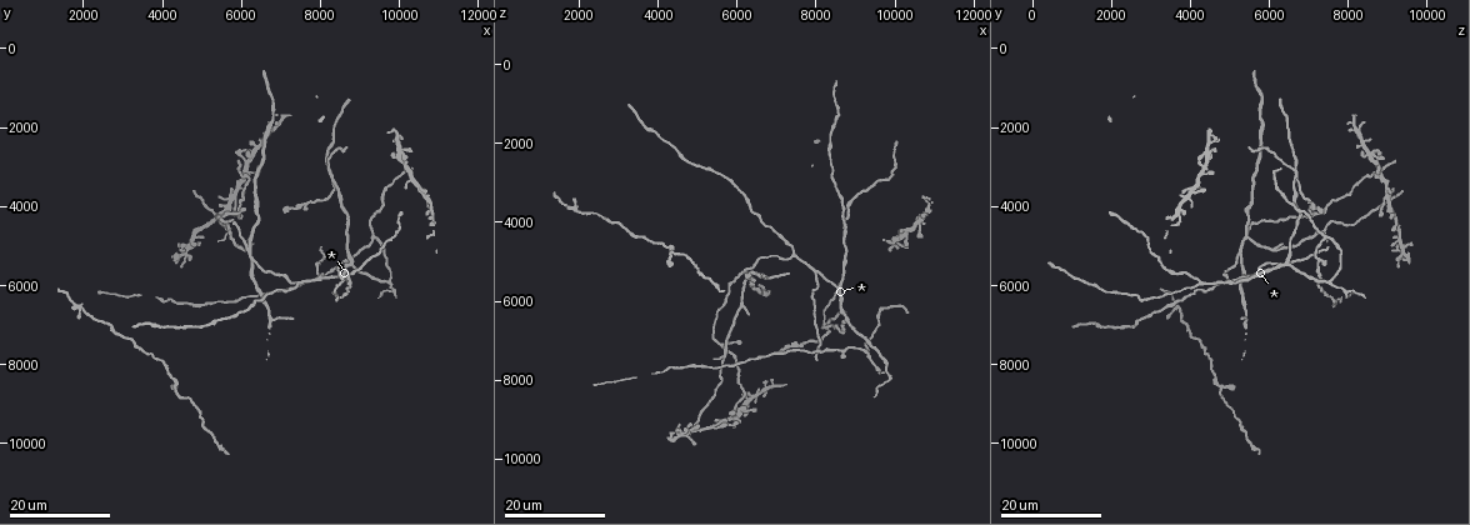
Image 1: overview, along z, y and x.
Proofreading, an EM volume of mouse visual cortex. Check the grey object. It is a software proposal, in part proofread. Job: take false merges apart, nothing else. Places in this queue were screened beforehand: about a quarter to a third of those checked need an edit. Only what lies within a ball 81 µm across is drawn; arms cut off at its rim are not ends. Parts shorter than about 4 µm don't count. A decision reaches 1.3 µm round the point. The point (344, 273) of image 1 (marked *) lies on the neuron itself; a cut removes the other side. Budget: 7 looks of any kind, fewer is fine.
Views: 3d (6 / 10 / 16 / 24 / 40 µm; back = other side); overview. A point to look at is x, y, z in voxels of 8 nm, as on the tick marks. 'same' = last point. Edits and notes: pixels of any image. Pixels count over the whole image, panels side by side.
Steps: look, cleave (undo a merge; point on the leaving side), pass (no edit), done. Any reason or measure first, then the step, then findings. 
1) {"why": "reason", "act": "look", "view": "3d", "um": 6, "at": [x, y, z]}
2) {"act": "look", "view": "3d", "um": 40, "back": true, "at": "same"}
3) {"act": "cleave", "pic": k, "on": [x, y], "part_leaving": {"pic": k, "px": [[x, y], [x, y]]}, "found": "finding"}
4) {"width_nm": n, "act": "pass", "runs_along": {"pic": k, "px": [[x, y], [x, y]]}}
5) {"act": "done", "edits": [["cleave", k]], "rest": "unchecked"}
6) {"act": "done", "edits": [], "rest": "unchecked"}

{"why": "three arms meet", "act": "look", "view": "3d", "um": 16, "at": [7950, 5750, 5250]}

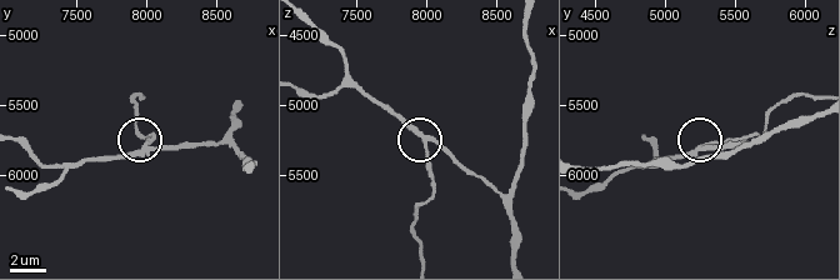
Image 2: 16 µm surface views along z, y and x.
{"act": "look", "view": "3d", "um": 6, "at": [7980, 5840, 5220]}

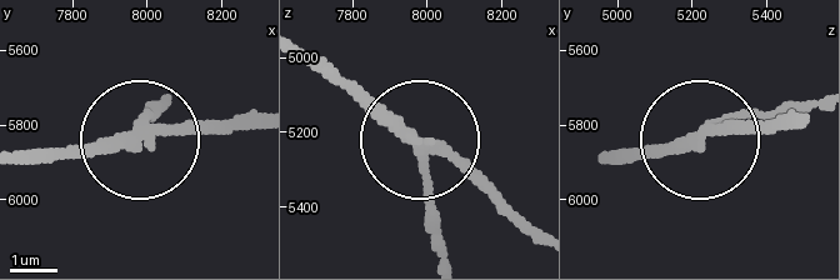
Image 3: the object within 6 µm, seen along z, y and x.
{"arms": 3, "act": "cleave", "pic": 3, "on": [153, 109], "found": "a second neuron is stuck on"}

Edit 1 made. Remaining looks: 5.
{"act": "look", "view": "3d", "um": 24, "at": [8750, 5950, 4200]}

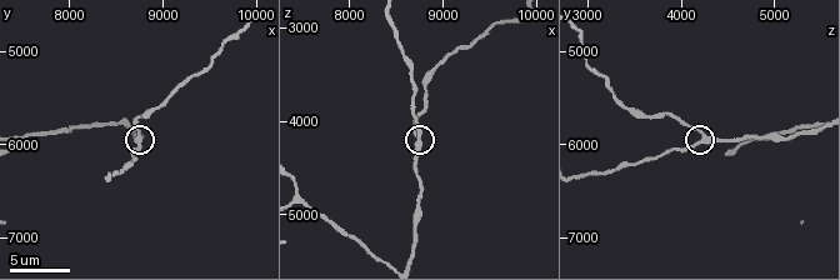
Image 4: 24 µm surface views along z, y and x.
{"why": "zoom in", "act": "look", "view": "3d", "um": 10, "at": [8750, 5950, 4250]}

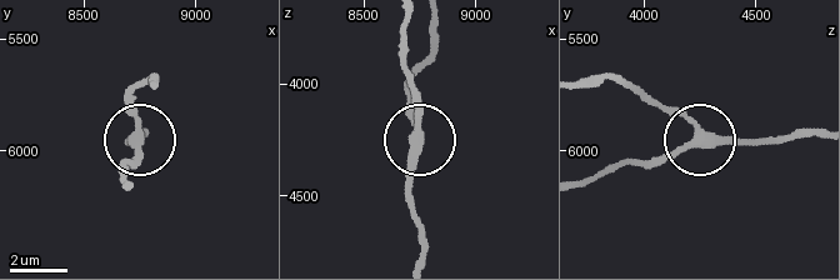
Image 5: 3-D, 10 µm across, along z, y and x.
{"width_nm": 270, "act": "pass", "runs_along": {"pic": 5, "px": [[420, 255], [425, 234], [410, 198], [418, 98], [410, 79]]}, "found": "one neuron here"}

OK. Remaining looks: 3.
{"why": "three-way junction", "act": "look", "view": "3d", "um": 24, "at": [9300, 4750, 7450]}

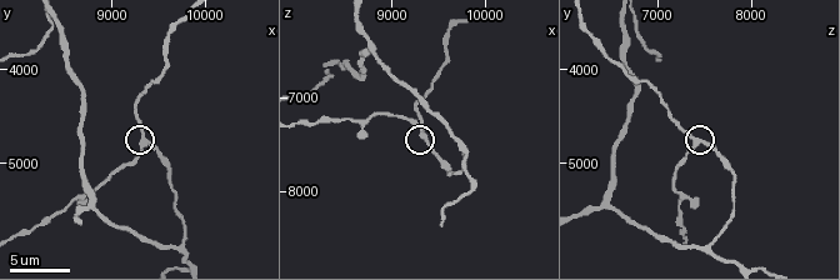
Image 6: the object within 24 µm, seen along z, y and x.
{"act": "look", "view": "3d", "um": 10, "at": [9300, 4750, 7400]}

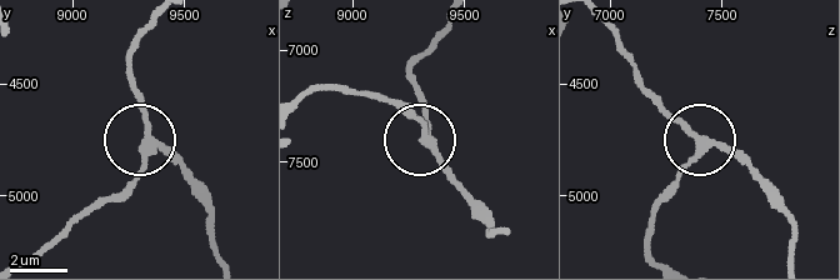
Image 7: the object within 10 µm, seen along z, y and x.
{"width_nm": 240, "act": "pass", "runs_along": {"pic": 7, "px": [[791, 253], [784, 203], [748, 166], [698, 138], [650, 90]]}, "found": "continuous, no second neuron"}

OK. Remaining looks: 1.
{"act": "done", "edits": [["cleave", 3]], "rest": "unchecked"}

